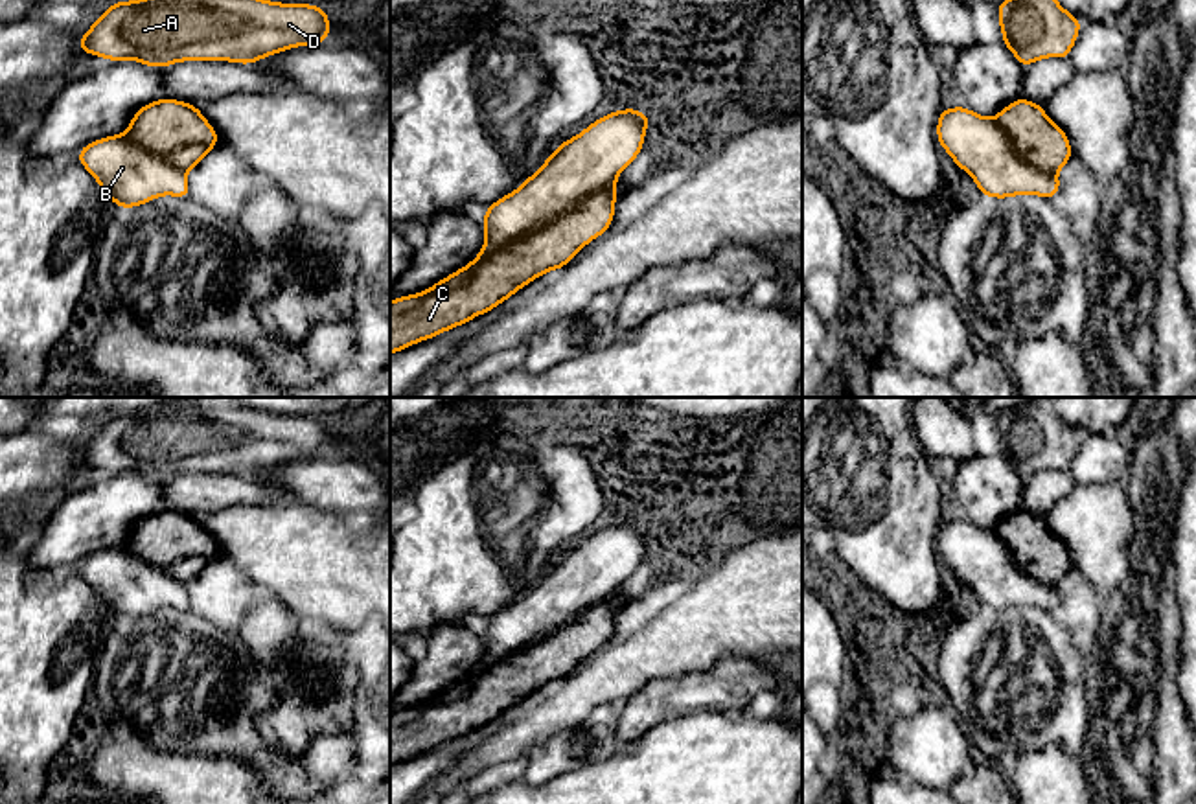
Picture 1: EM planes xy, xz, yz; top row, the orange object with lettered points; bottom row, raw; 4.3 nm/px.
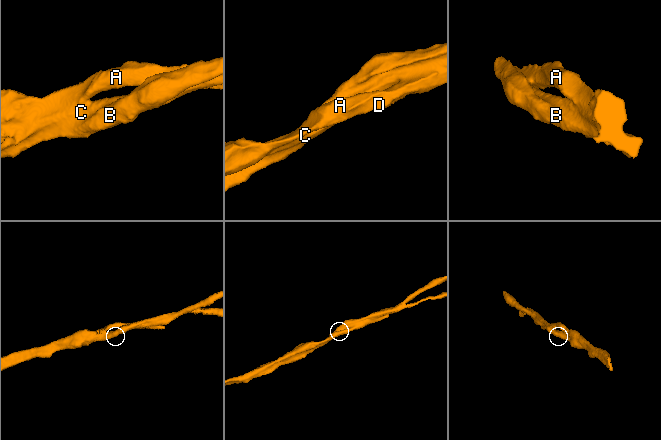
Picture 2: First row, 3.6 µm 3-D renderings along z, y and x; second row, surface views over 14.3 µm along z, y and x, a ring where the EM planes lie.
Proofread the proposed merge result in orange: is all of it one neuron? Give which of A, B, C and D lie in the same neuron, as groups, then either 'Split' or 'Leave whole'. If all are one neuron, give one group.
Groups: A C D / B. Split

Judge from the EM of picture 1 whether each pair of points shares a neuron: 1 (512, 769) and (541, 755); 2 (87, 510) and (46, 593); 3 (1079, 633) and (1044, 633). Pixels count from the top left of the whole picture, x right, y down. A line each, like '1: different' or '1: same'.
1: different
2: different
3: different

